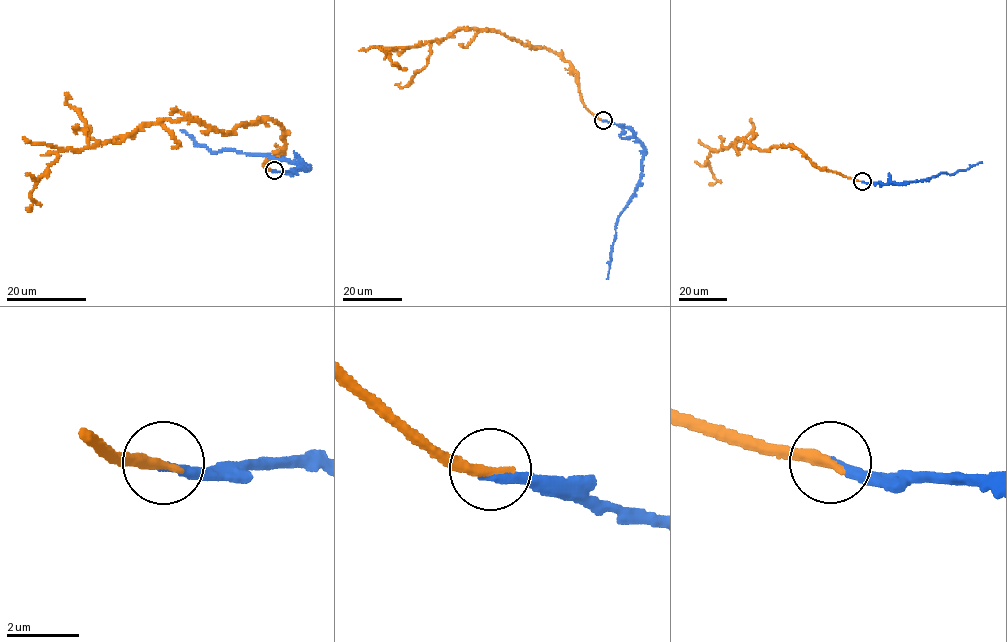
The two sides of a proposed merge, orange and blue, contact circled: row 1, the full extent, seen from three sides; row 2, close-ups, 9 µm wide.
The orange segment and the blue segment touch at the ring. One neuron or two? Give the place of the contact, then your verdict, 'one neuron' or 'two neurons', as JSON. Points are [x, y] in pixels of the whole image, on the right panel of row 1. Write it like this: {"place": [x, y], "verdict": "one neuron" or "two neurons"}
{"place": [862, 181], "verdict": "one neuron"}

